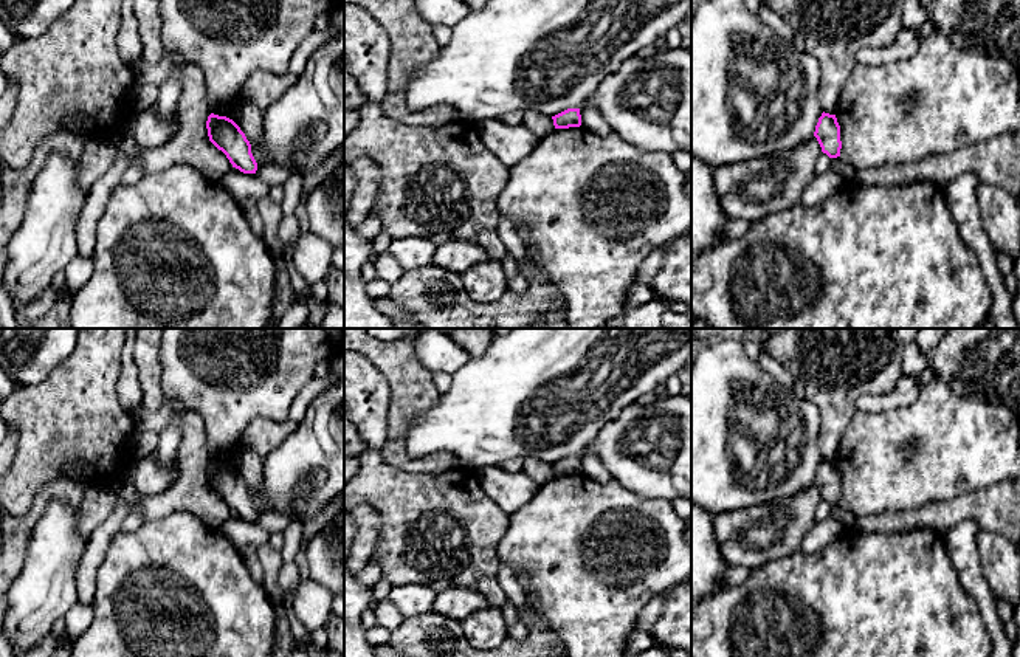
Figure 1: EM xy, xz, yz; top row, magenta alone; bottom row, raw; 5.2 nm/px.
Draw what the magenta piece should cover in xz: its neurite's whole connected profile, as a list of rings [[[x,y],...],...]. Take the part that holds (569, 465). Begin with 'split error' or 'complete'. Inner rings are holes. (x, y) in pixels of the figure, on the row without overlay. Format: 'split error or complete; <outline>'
complete; [[[567,456],[552,463],[555,476],[569,476],[581,473],[580,456]]]

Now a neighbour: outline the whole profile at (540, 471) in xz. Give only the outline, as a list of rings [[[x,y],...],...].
[[[535,457],[524,459],[522,471],[539,485],[546,483],[555,476],[552,463]]]

